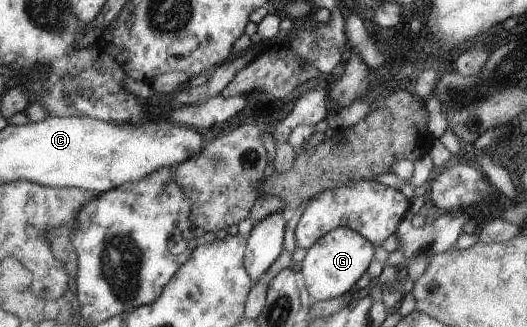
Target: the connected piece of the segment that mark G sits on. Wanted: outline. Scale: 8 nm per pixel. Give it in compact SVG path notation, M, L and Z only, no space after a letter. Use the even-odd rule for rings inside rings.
M348 227L332 229L332 232L320 237L307 251L306 257L297 268L301 272L312 303L332 300L350 291L374 259L374 246L362 234Z

